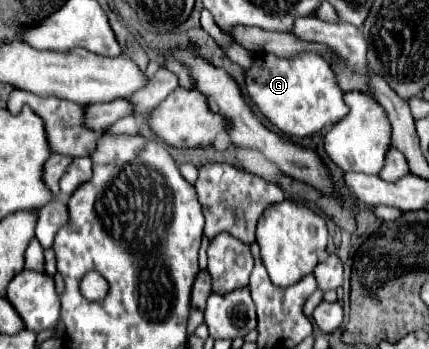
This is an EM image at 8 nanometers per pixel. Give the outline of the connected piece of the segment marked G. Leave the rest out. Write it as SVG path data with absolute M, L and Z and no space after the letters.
M256 54L254 66L246 70L246 92L260 112L288 136L302 138L316 134L348 114L344 90L340 90L332 66L320 54L298 54L292 58Z

